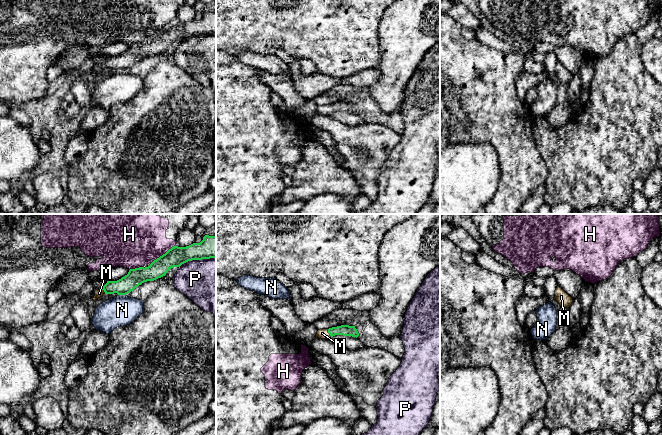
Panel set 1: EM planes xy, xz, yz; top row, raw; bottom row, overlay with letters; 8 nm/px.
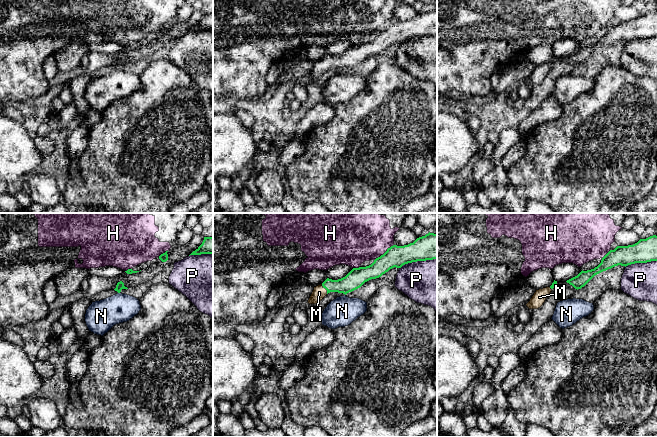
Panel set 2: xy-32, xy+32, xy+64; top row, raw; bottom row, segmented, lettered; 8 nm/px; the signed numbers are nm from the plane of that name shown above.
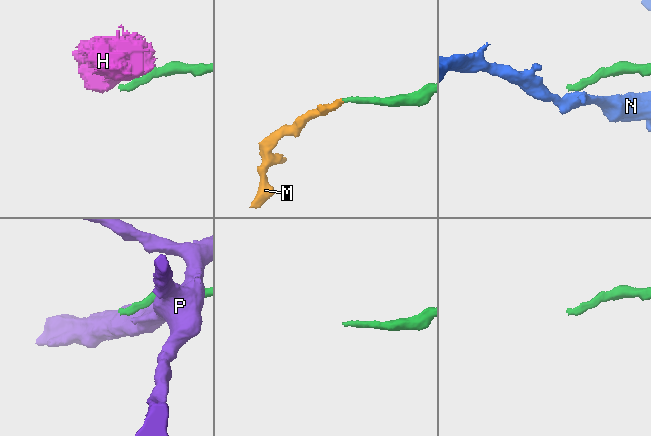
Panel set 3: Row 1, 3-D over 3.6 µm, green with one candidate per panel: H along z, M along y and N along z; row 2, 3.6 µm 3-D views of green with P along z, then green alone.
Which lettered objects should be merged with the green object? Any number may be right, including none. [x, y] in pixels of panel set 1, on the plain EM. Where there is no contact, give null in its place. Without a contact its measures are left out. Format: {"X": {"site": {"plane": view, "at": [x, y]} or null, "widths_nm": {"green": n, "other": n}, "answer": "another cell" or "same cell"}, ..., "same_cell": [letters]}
{"H": {"site": {"plane": "xy", "at": [163, 30]}, "widths_nm": {"green": 160, "other": 360}, "answer": "another cell"}, "M": {"site": {"plane": "xz", "at": [328, 108]}, "widths_nm": {"green": 90, "other": 80}, "answer": "same cell"}, "N": {"site": {"plane": "xy", "at": [122, 70]}, "widths_nm": {"green": 140, "other": 240}, "answer": "another cell"}, "P": {"site": {"plane": "xy", "at": [197, 35]}, "widths_nm": {"green": 180, "other": 420}, "answer": "another cell"}, "same_cell": ["M"]}

